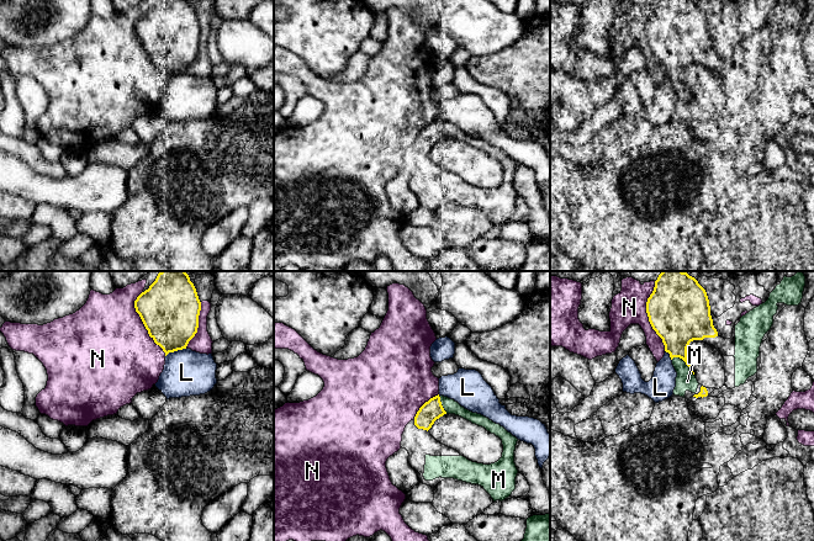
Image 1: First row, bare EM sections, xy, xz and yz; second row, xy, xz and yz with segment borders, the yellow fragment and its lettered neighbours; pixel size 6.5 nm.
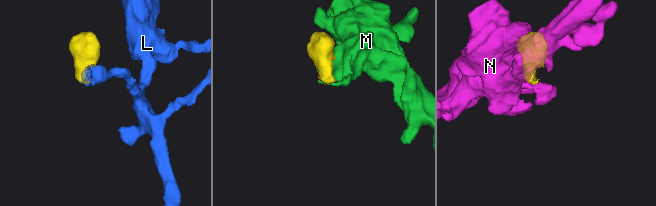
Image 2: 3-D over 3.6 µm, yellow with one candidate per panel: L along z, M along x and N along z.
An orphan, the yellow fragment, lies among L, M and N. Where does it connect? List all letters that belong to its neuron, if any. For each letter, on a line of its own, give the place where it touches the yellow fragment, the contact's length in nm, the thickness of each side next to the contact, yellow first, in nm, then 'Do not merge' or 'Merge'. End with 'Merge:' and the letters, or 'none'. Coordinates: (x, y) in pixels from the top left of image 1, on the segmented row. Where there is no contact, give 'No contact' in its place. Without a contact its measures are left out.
L: Touches yellow at xy (175, 350). Shared border 160 nm. Thickness 360 nm (yellow) against 300 nm. Do not merge
M: Touches yellow at yz (685, 361). Shared border 190 nm. Thickness 280 nm (yellow) against 130 nm. Merge
N: Touches yellow at yz (648, 316). Shared border 460 nm. Thickness 400 nm (yellow) against 220 nm. Do not merge
Merge: M

